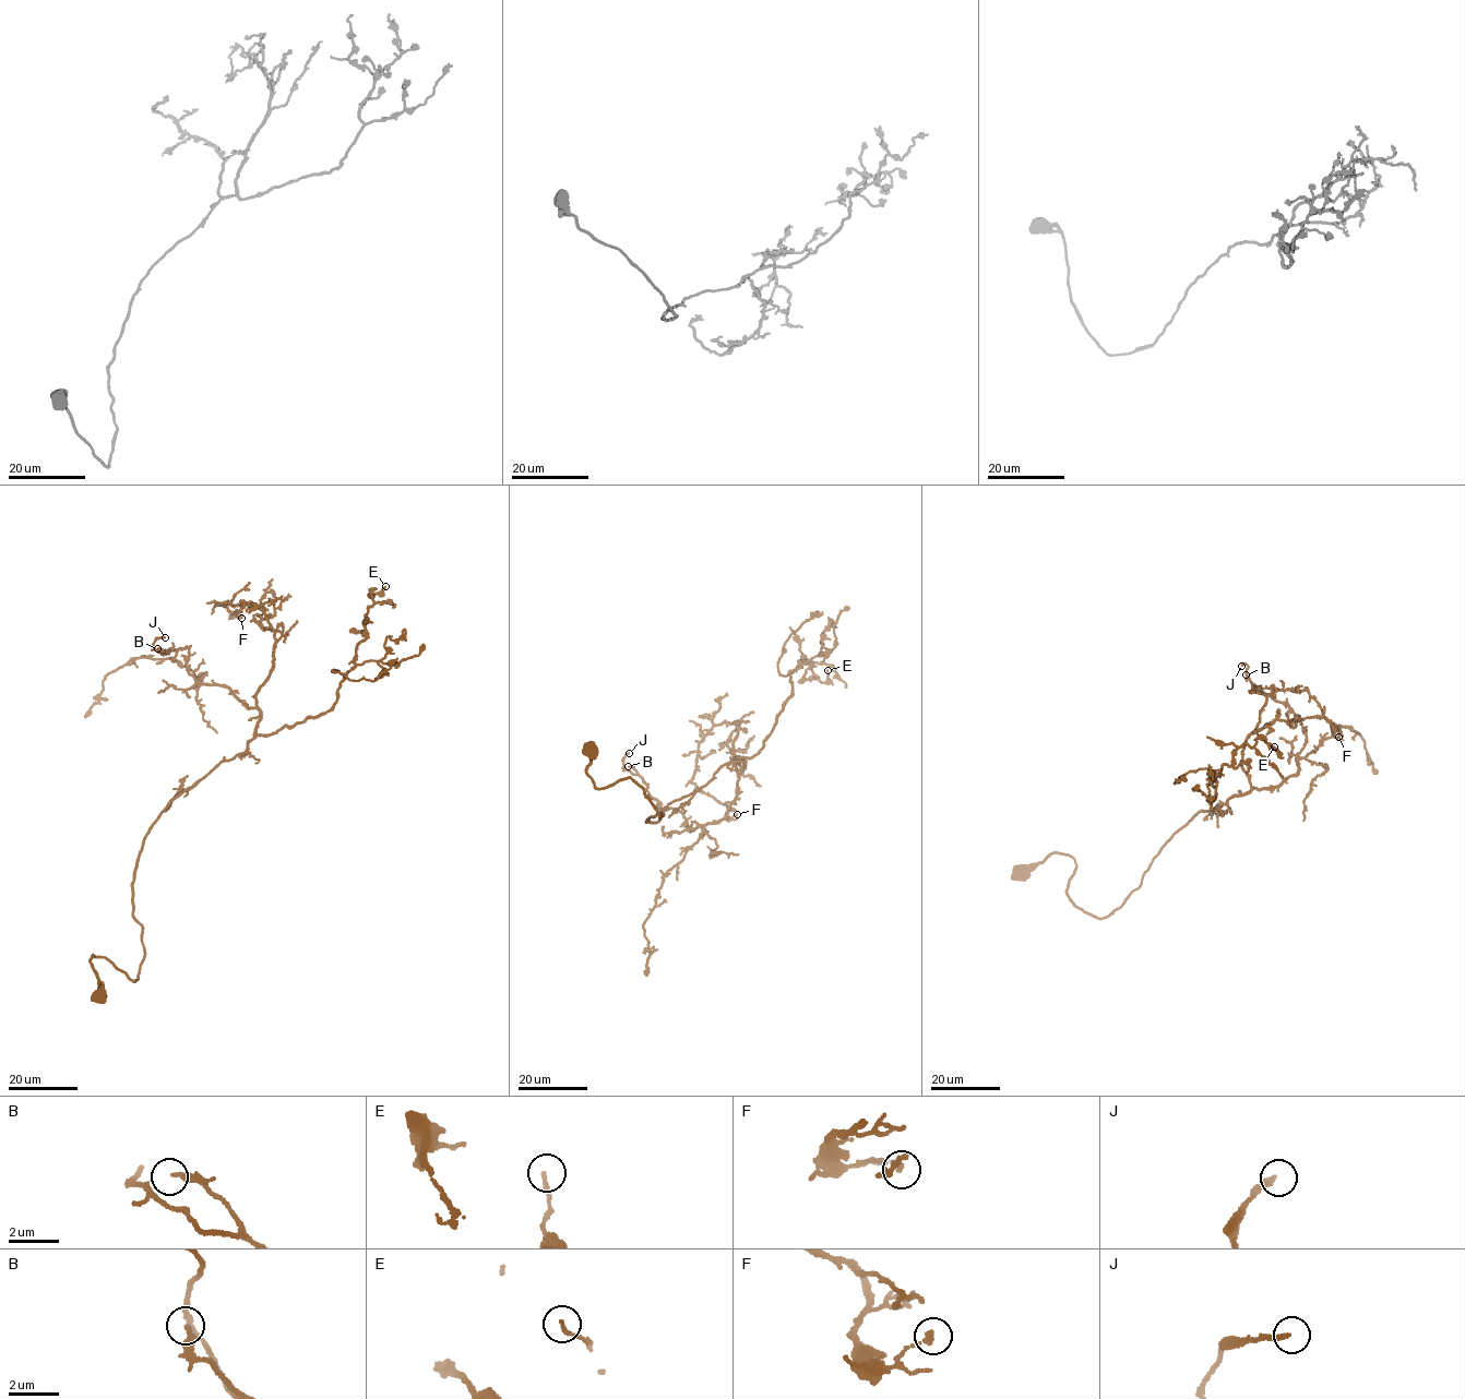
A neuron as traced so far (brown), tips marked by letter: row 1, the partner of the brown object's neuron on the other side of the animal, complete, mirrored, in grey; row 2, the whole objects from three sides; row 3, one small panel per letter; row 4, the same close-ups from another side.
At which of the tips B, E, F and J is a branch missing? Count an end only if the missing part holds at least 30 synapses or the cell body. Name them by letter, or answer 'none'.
none

